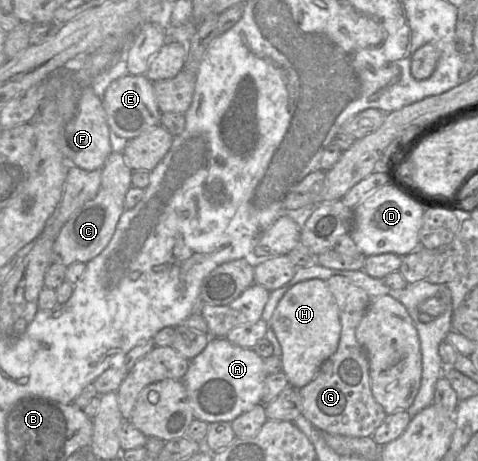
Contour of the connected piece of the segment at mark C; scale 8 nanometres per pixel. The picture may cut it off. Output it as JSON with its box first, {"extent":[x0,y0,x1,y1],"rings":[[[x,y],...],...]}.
{"extent":[53,151,133,266],"rings":[[[113,151],[101,169],[101,185],[95,198],[79,208],[56,236],[53,245],[53,263],[65,266],[73,263],[87,264],[105,249],[125,211],[125,196],[132,186],[132,174],[133,170],[123,153]]]}

